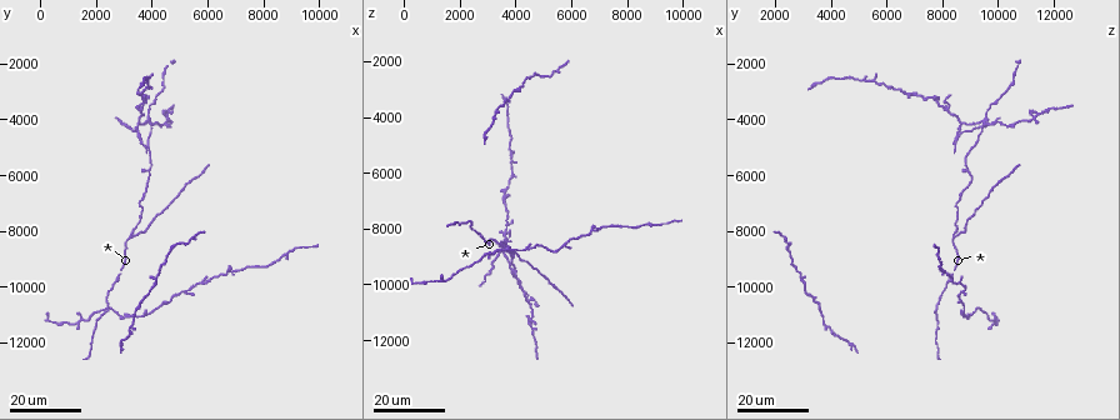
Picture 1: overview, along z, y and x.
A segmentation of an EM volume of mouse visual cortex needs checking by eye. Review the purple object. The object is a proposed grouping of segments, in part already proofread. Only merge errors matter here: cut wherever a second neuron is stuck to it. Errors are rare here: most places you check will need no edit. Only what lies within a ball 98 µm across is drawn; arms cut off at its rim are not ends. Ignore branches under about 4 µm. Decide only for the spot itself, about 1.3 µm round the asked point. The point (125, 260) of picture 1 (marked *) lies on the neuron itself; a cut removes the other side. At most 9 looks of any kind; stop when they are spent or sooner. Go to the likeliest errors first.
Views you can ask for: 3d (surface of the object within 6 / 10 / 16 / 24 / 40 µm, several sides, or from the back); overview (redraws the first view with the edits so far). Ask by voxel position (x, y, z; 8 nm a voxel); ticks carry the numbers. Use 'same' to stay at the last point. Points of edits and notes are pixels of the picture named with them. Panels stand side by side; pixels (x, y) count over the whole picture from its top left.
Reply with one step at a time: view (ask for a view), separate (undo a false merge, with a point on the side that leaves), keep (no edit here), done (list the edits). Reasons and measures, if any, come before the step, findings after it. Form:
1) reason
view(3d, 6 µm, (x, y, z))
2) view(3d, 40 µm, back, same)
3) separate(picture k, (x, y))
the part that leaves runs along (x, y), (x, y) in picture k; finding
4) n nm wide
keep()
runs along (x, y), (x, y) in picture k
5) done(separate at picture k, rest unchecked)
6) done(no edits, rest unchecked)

four-way junction
view(3d, 16 µm, (3900, 4100, 9600))

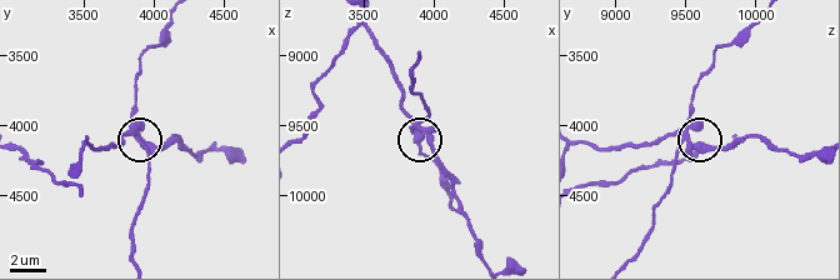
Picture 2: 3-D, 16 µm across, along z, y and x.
view(3d, 10 µm, (3920, 4140, 9520))

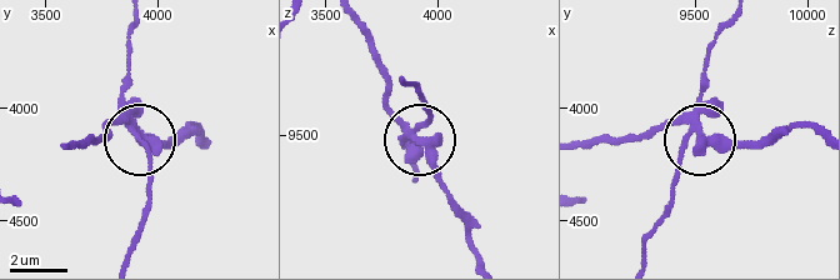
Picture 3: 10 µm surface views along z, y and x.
370 nm wide
keep()
runs along (645, 254), (684, 154), (710, 139), (758, 139) in picture 3; one neuron here

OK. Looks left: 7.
four-way junction
view(3d, 24 µm, (3700, 3700, 8100))

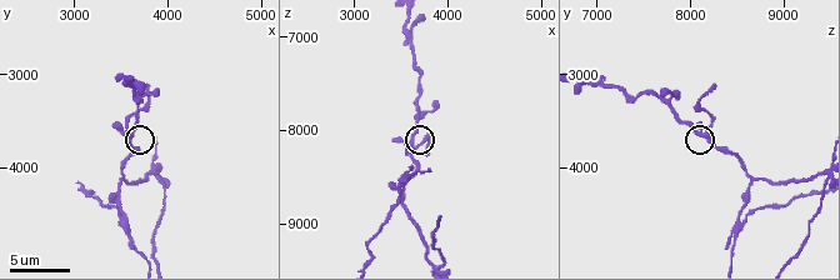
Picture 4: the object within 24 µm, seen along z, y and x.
view(3d, 6 µm, (3600, 3650, 8150))

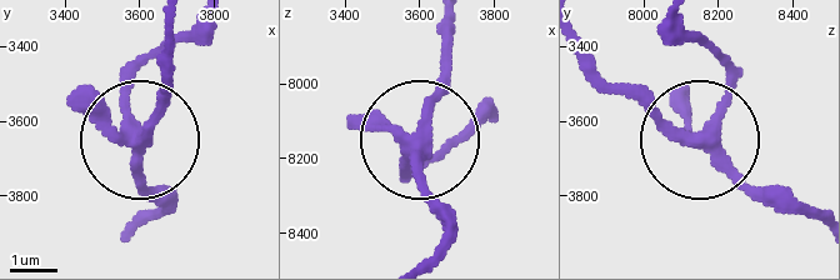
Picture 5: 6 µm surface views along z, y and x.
keep()
runs along (141, 226), (165, 203), (145, 179), (130, 106), (150, 51) in picture 5; all the same neuron

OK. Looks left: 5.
two arms in line, one across
view(3d, 24 µm, (3300, 8200, 8400))

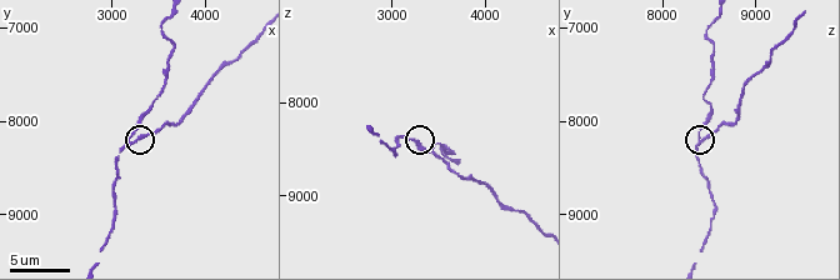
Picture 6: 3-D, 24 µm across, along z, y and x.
view(3d, 6 µm, (3250, 8200, 8400))

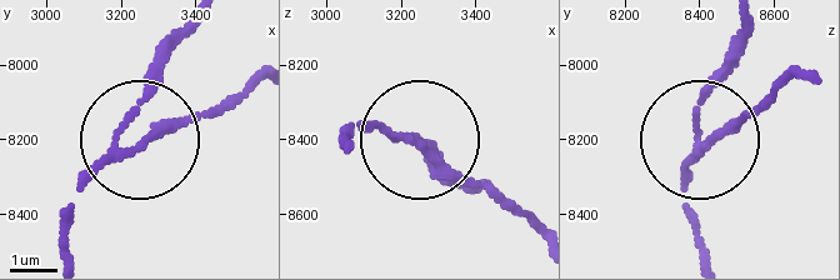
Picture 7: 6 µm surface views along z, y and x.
from behind
view(3d, 6 µm, back, same)

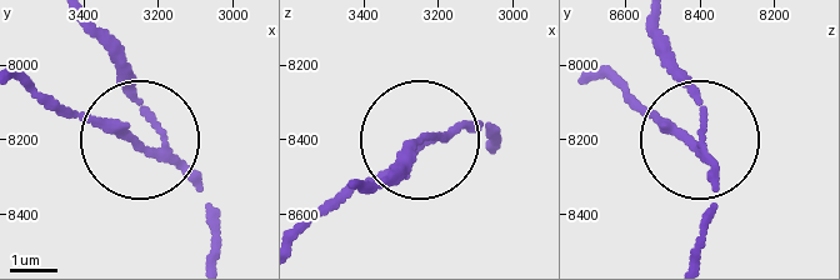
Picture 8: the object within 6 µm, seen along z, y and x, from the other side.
side arm 39 µm; 3 arms
separate(picture 8, (111, 125))
two neurons meet here

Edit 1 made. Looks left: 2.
view(3d, 6 µm, (3700, 3250, 7750))

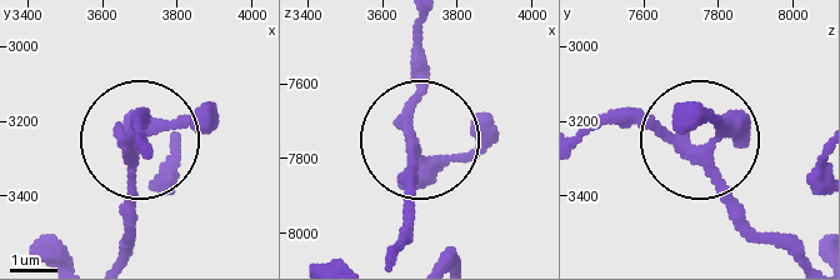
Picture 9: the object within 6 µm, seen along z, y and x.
250 nm wide
keep()
all the same neuron

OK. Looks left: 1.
done(separate at picture 8, rest unchecked)

